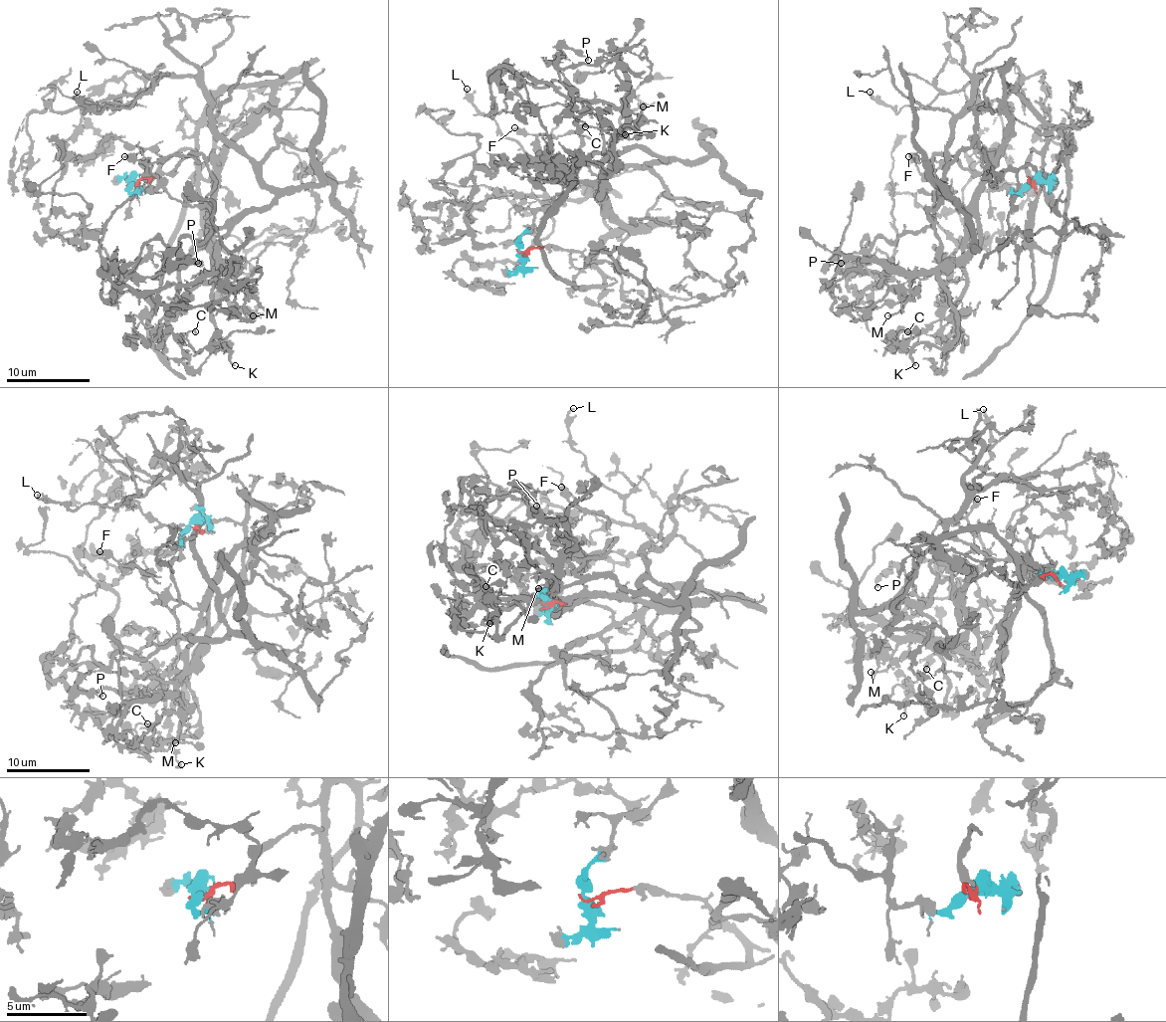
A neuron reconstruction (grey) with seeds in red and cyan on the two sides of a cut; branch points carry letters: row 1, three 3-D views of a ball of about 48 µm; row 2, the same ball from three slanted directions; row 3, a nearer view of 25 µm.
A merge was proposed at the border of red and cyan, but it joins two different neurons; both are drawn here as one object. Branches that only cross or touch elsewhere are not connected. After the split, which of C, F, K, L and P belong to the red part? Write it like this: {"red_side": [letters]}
{"red_side": []}

